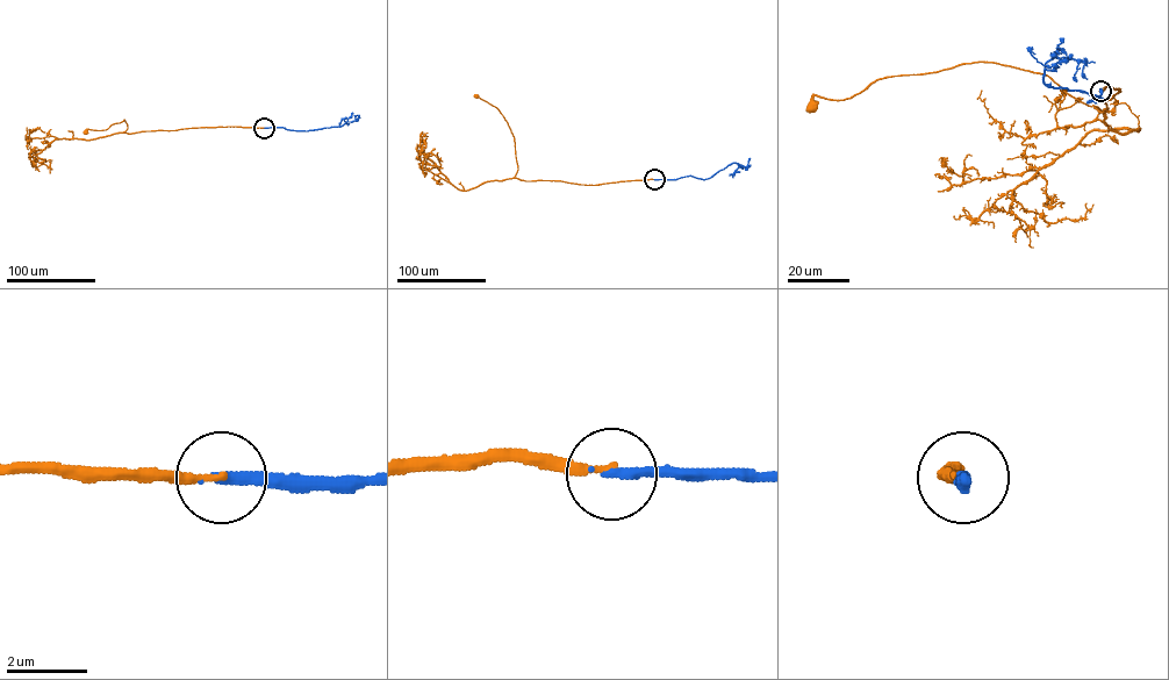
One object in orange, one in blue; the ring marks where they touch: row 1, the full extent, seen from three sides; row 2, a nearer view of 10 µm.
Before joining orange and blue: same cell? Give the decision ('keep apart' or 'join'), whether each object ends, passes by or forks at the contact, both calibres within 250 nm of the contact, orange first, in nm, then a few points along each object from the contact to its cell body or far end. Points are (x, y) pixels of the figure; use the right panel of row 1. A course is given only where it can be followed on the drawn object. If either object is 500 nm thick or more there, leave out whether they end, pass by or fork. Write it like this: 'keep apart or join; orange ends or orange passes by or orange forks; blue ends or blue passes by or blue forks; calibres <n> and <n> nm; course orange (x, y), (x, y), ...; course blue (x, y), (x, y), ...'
join; orange ends; blue ends; calibres 180 and 280 nm; course orange (1101, 91), (1120, 91), (1102, 112), (1047, 76), (979, 62), (886, 76), (845, 99), (815, 95), (811, 106); course blue (1101, 91), (1088, 101), (1095, 102), (1096, 95), (1049, 87), (1045, 64), (1080, 59), (1088, 78)

